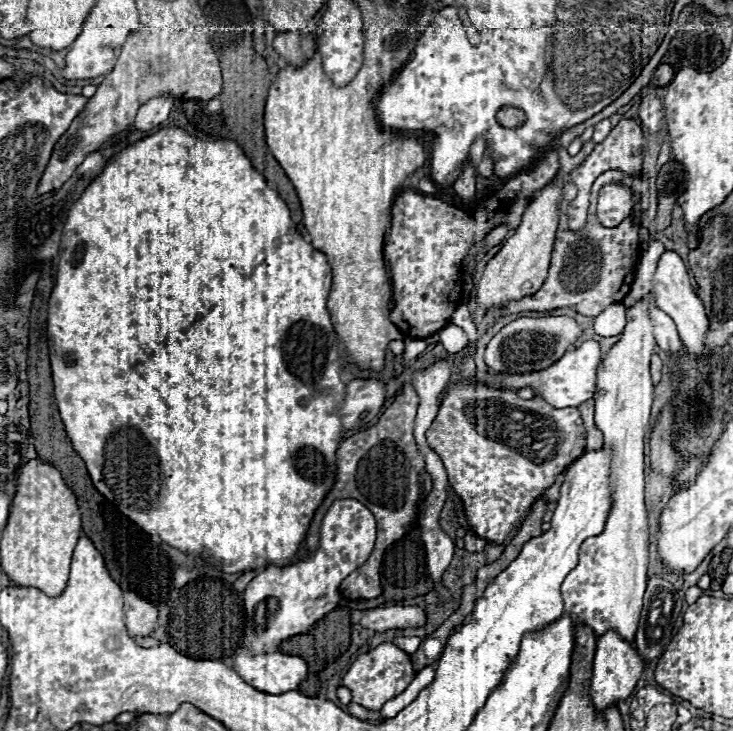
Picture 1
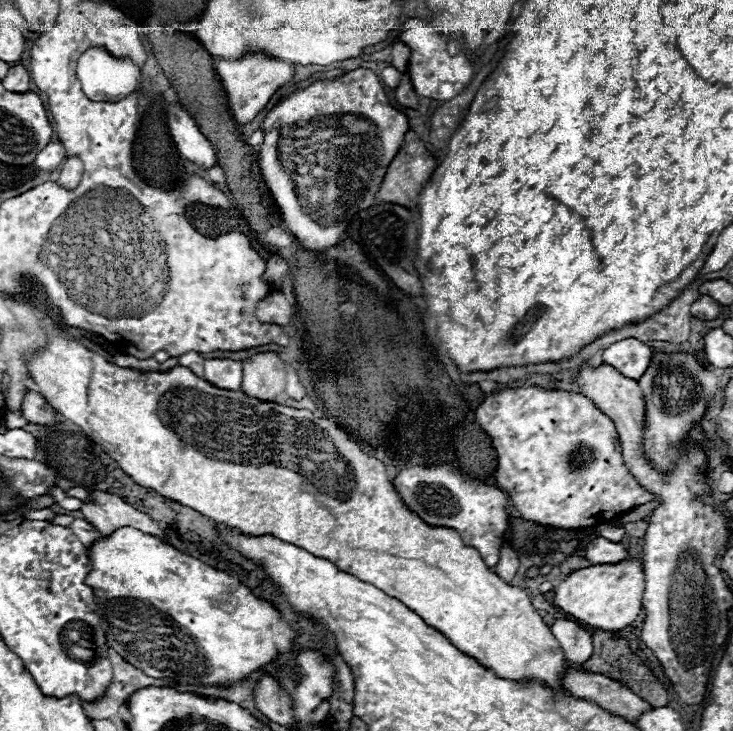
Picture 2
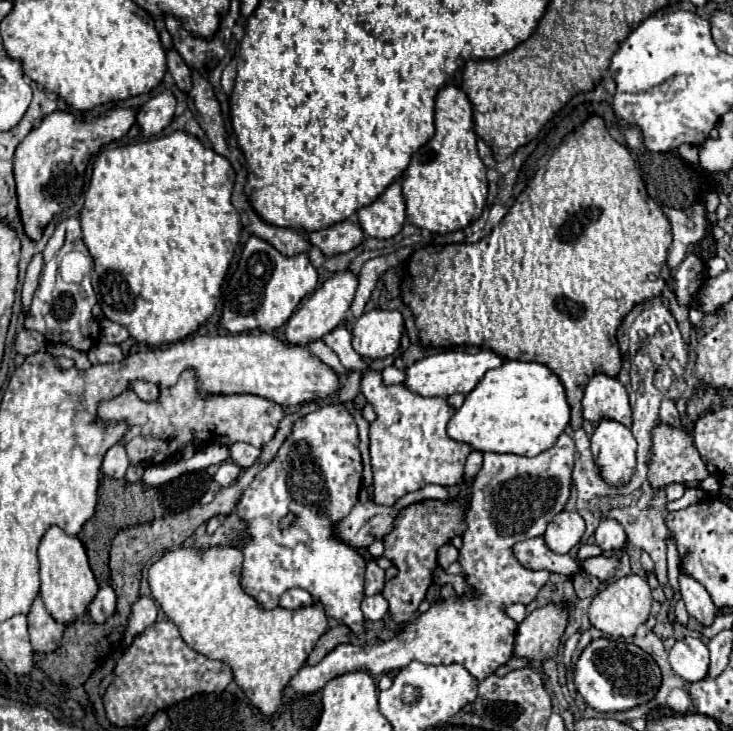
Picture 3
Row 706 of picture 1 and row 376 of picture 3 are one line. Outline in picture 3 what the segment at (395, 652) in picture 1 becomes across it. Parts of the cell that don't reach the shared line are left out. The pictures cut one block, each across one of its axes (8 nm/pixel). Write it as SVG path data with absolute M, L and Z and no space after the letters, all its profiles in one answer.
M336 326L328 336L322 336L324 344L332 348L340 362L348 370L364 372L362 394L372 402L376 410L376 420L369 428L369 451L374 472L374 502L392 506L398 498L414 492L426 484L456 486L464 476L464 462L472 452L472 446L464 442L450 440L446 434L446 424L452 418L446 398L422 398L408 392L402 384L384 386L382 374L368 368L368 364L356 354L350 344L350 332L346 326Z

